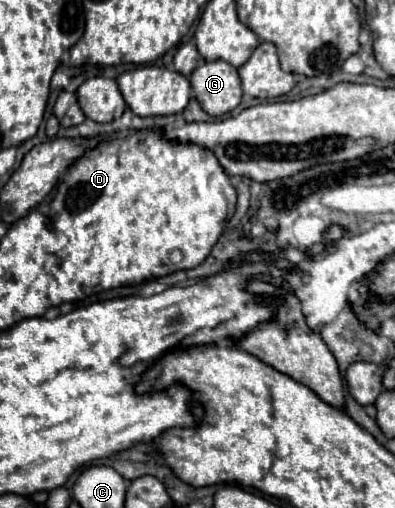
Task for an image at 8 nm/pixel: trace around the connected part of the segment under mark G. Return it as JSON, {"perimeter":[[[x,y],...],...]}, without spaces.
{"perimeter":[[[224,60],[202,62],[190,74],[190,84],[194,98],[210,116],[228,114],[242,100],[238,70]]]}

